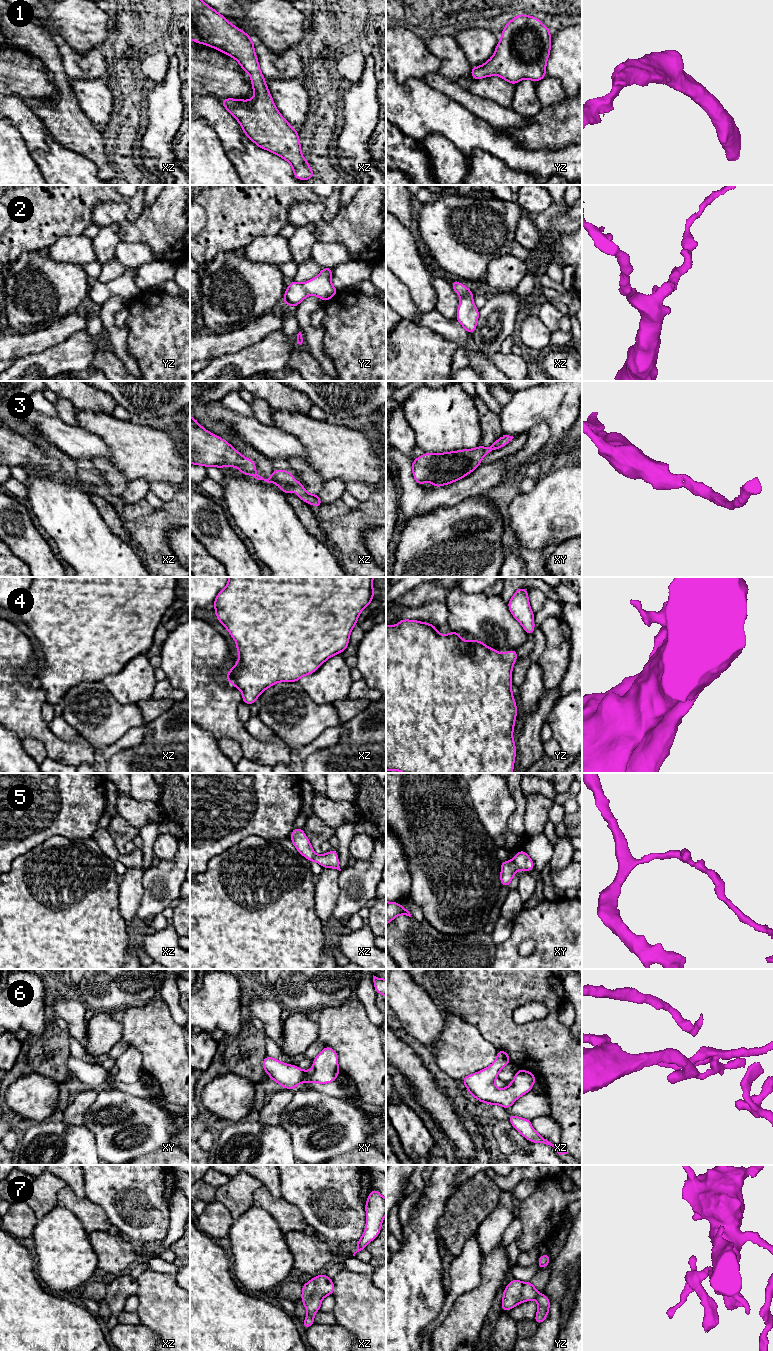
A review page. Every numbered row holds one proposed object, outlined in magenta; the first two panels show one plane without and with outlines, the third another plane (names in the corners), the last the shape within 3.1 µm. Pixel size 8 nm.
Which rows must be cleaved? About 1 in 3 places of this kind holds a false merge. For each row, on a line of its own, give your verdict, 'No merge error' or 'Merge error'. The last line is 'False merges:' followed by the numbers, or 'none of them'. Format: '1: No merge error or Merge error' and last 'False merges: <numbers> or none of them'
1: No merge error
2: No merge error
3: No merge error
4: No merge error
5: No merge error
6: No merge error
7: No merge error
False merges: none of them

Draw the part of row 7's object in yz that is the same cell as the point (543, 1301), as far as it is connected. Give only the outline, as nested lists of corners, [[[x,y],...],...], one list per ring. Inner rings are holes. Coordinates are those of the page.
[[[513,1279],[505,1288],[502,1297],[502,1311],[510,1311],[520,1303],[536,1299],[538,1310],[534,1321],[539,1326],[548,1316],[550,1300],[545,1294],[540,1294],[532,1282],[522,1282]]]

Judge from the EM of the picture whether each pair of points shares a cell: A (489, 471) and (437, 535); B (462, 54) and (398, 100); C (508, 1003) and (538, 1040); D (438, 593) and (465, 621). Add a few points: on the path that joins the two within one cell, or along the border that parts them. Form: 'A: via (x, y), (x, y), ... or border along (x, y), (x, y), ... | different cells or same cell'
A: border along (481, 495), (468, 497), (454, 505), (445, 507) | different cells
B: border along (440, 71), (448, 79), (460, 83) | different cells
C: via (508, 1015), (508, 1021), (526, 1039) | same cell
D: border along (445, 587), (447, 596), (443, 601) | different cells

